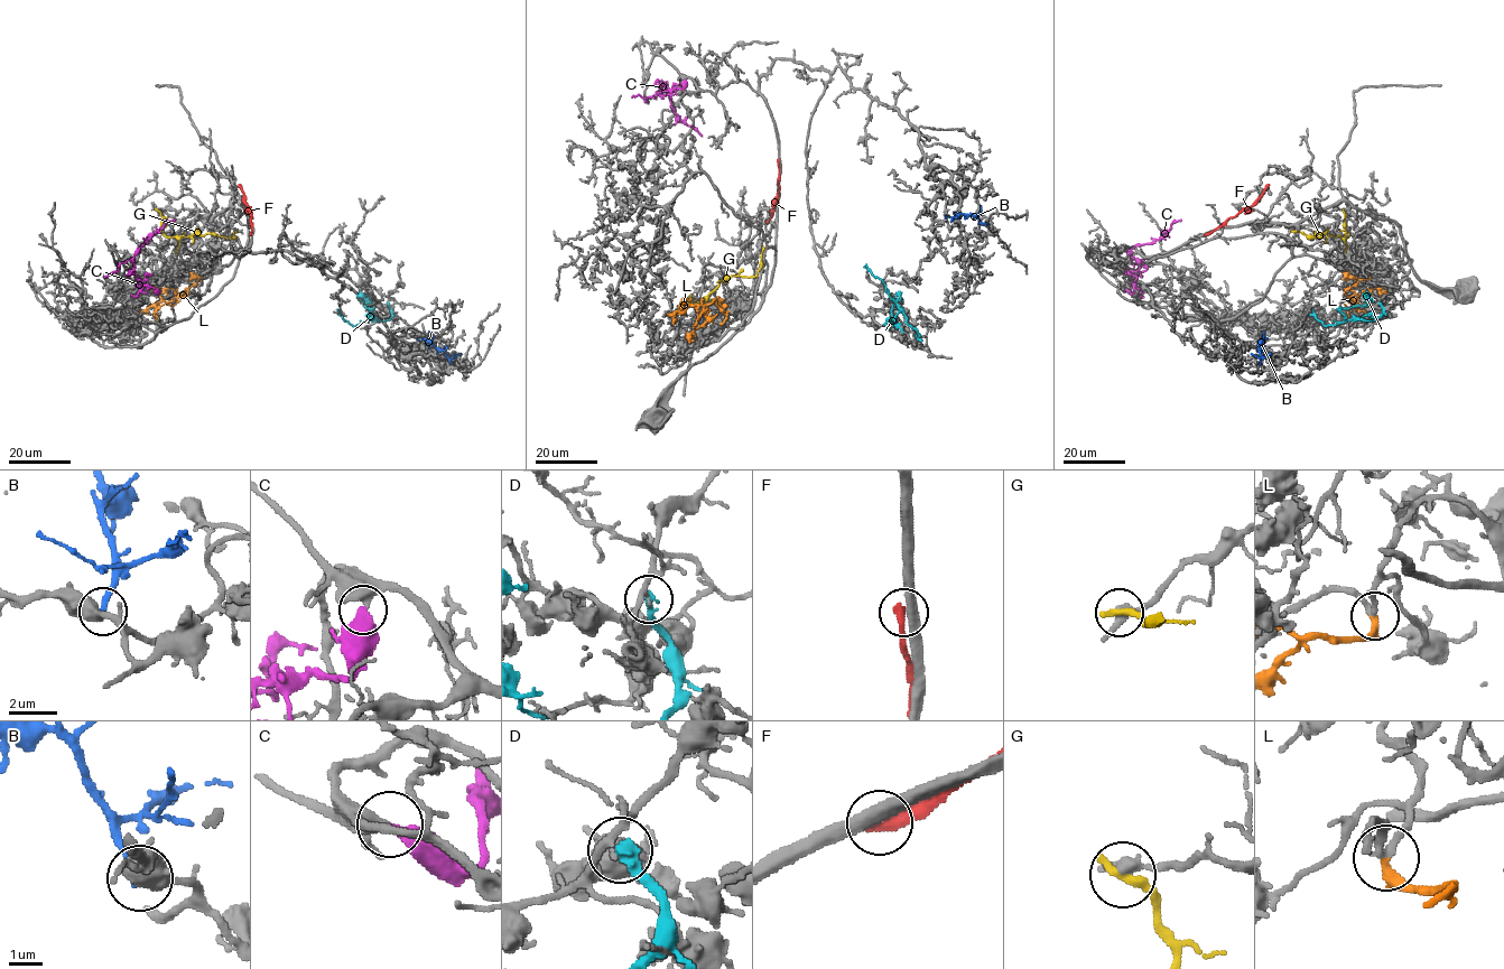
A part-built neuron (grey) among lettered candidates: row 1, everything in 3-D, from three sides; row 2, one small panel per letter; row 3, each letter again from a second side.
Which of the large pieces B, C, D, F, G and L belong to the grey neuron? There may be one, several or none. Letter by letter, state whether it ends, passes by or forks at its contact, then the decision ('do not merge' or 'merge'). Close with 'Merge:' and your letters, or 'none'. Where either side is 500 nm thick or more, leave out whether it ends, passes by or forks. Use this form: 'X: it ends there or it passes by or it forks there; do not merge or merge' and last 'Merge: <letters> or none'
B: it ends there; do not merge
C: do not merge
D: it ends there; do not merge
F: it ends there; do not merge
G: it ends there; do not merge
L: it ends there; merge
Merge: L

